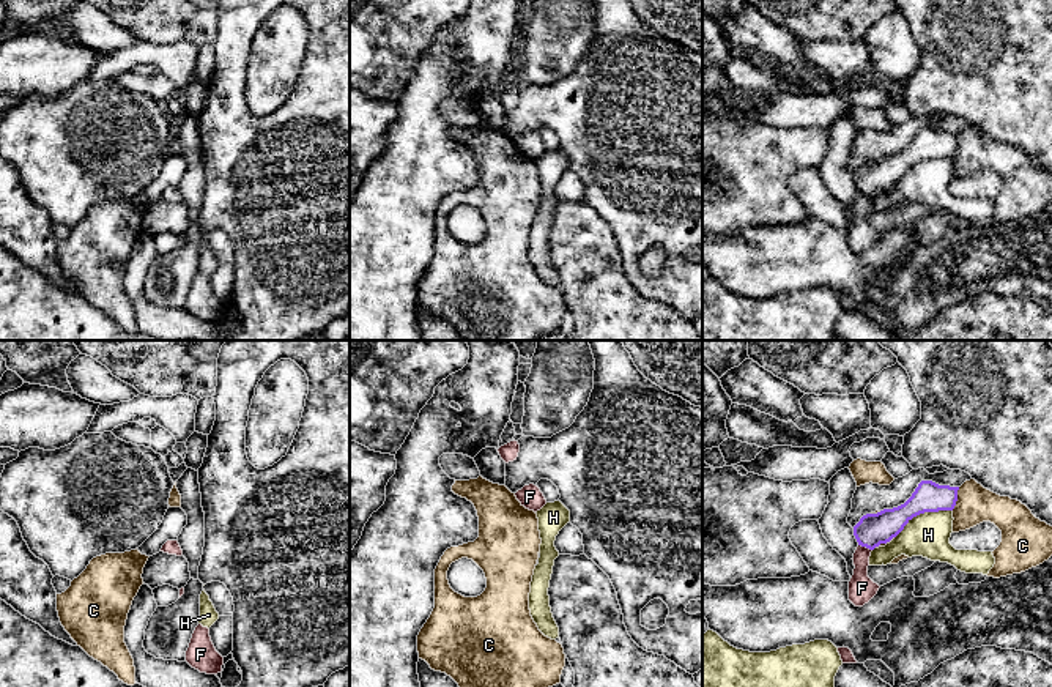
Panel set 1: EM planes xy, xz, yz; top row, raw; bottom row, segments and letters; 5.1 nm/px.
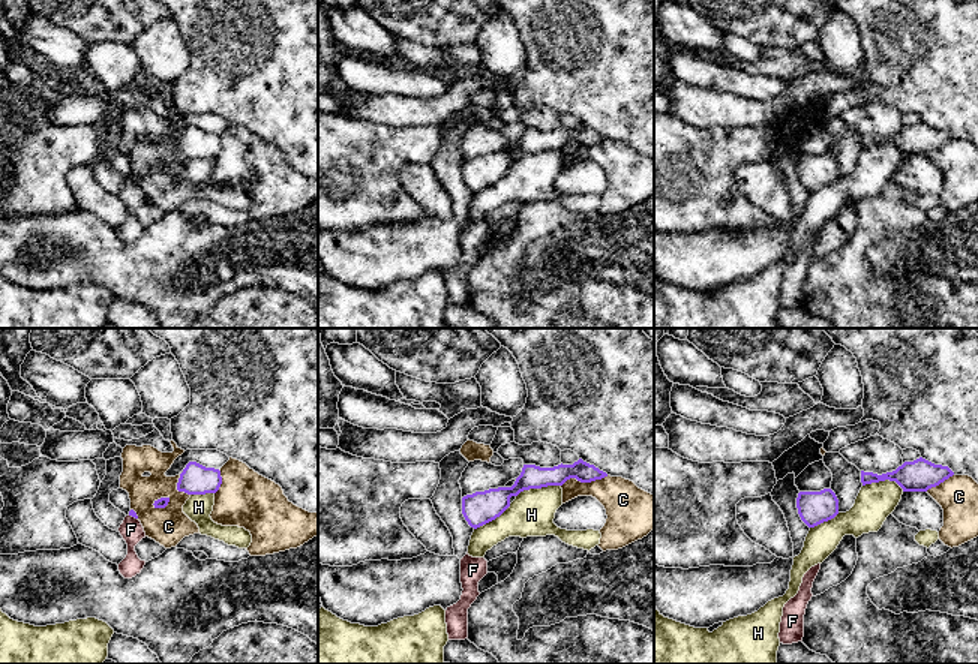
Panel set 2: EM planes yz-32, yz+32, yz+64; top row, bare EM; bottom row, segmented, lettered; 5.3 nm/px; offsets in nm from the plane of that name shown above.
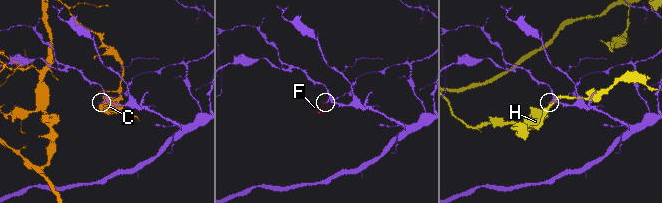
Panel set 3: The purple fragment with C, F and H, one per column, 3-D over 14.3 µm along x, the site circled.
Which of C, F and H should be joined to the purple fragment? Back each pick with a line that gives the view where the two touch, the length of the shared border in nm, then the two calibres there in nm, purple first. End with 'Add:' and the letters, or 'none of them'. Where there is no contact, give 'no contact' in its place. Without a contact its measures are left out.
Add: none of them

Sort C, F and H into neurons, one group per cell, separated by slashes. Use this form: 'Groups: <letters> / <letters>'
Groups: C / F / H

